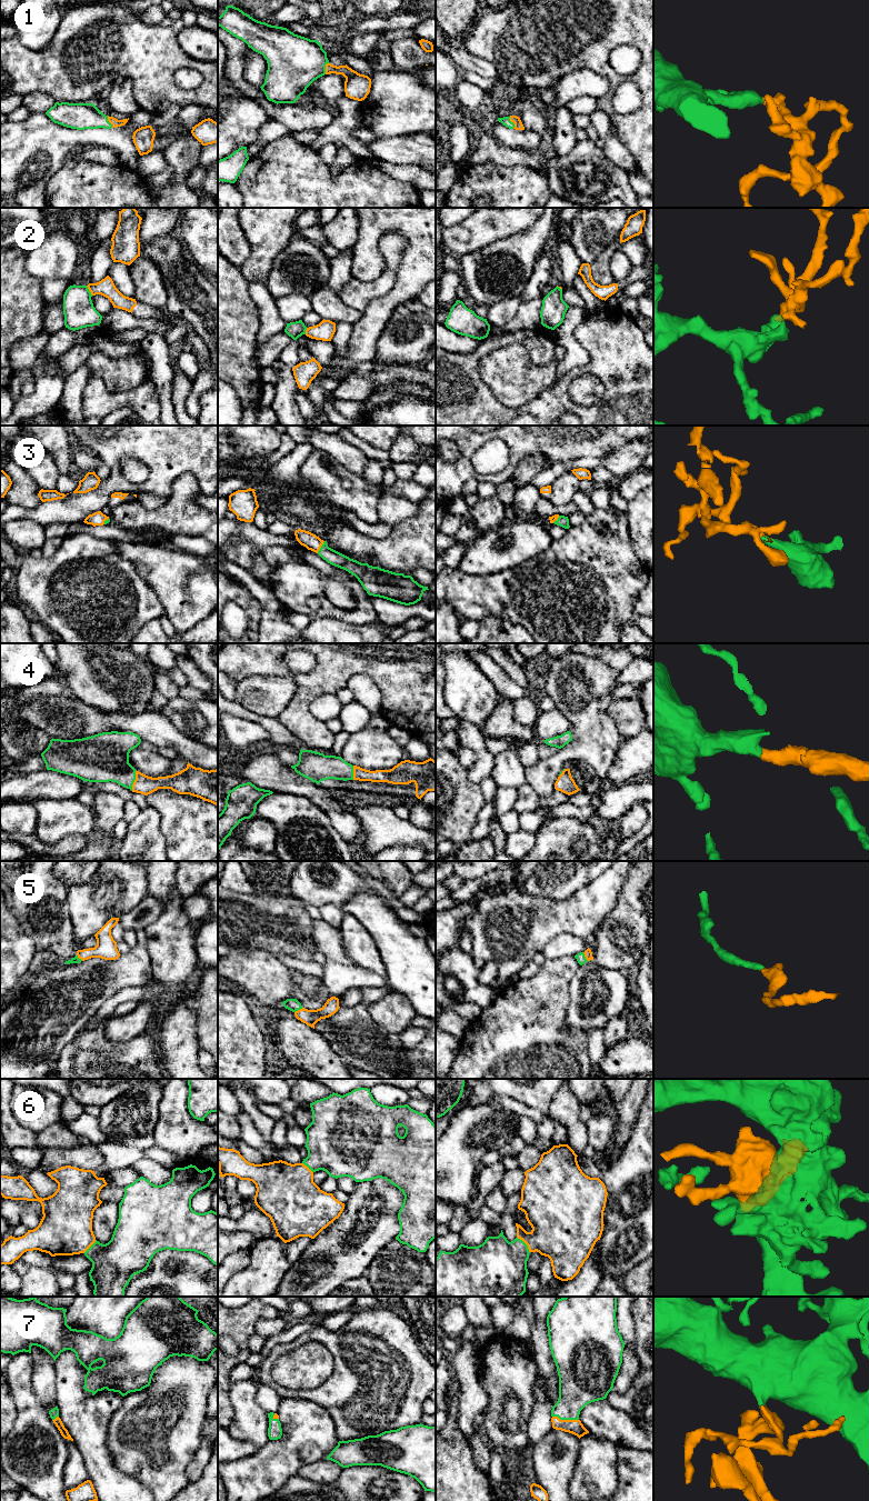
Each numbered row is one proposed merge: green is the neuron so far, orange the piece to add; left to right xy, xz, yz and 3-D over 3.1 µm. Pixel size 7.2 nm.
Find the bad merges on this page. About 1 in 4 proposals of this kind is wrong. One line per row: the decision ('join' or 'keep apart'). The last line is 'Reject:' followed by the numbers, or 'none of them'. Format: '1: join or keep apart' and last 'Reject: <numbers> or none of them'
1: join
2: keep apart
3: join
4: join
5: join
6: join
7: join
Reject: 2

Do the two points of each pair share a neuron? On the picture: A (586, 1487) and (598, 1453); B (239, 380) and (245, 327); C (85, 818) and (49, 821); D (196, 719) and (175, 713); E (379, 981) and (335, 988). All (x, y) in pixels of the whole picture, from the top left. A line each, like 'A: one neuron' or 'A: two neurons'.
A: one neuron
B: one neuron
C: one neuron
D: one neuron
E: one neuron

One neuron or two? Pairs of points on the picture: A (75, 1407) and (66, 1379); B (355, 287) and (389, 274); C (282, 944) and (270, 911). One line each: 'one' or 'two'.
A: one
B: one
C: one

